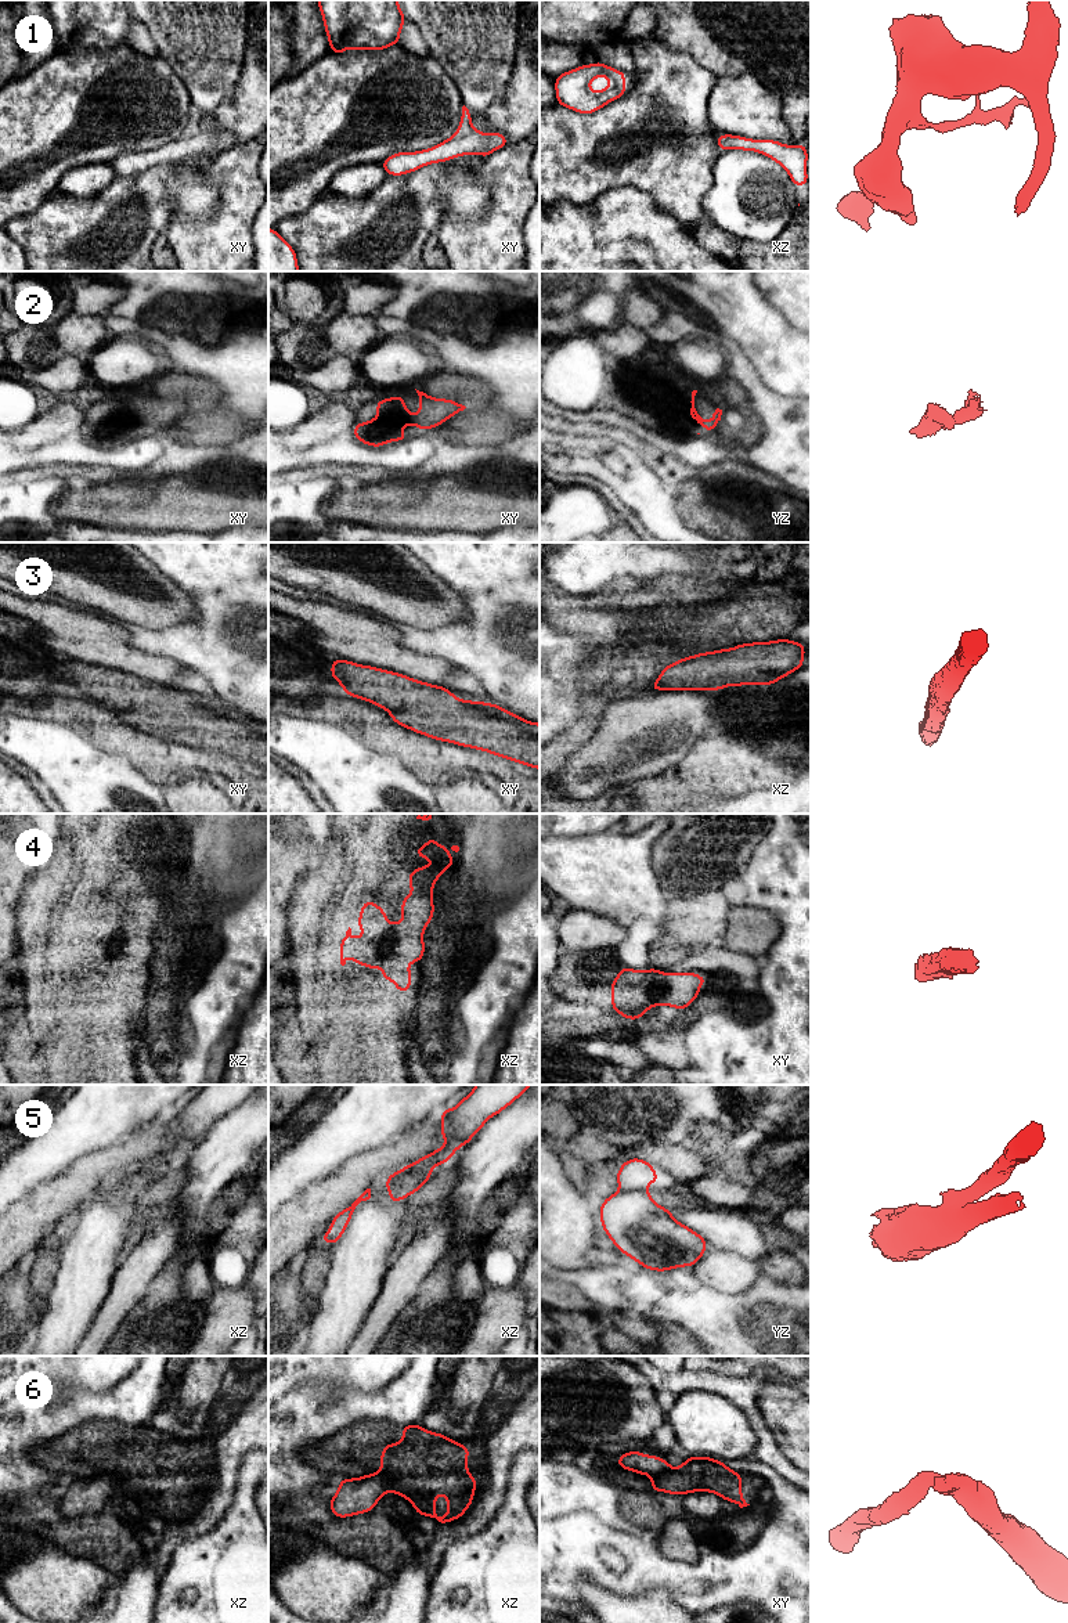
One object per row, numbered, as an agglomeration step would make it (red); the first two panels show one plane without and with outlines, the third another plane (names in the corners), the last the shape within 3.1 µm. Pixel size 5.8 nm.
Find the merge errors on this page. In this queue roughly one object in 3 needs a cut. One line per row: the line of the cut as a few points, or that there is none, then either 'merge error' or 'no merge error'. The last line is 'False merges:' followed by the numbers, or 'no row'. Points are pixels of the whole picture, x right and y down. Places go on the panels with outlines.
1: no cut; no merge error
2: no cut; no merge error
3: no cut; no merge error
4: no cut; no merge error
5: cut in xz along (436, 1164), (422, 1165), (417, 1171); merge error
6: cut in xz along (381, 1468), (390, 1478), (390, 1490); merge error
False merges: 5, 6

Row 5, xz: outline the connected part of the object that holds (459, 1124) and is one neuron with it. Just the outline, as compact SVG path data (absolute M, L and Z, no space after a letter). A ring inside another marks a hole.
M476 1085L457 1107L445 1108L440 1121L440 1135L447 1140L436 1151L423 1155L421 1159L408 1164L405 1168L389 1175L383 1183L394 1204L415 1194L426 1182L427 1176L419 1173L419 1168L447 1164L454 1153L473 1140L484 1124L494 1115L504 1111L533 1085Z

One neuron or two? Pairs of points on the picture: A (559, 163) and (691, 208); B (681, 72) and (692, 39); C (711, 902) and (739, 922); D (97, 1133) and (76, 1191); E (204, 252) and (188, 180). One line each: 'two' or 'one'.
A: one
B: two
C: two
D: two
E: two

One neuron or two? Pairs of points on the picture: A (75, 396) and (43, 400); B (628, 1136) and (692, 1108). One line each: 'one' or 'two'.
A: one
B: one

